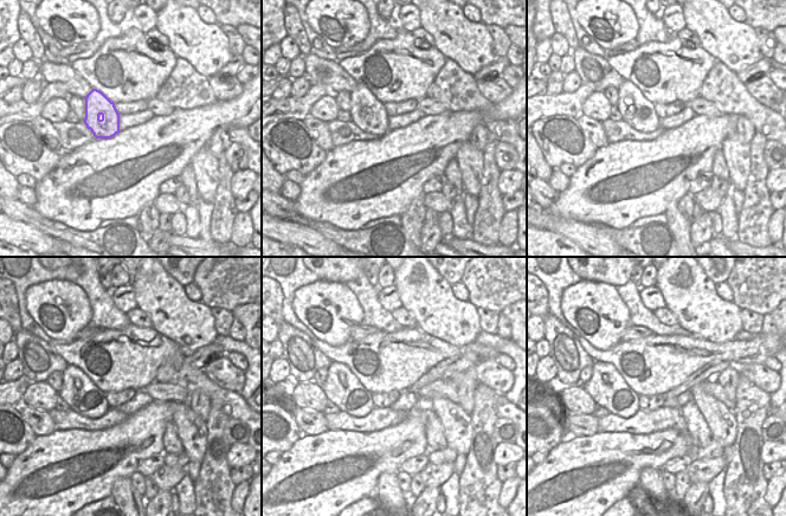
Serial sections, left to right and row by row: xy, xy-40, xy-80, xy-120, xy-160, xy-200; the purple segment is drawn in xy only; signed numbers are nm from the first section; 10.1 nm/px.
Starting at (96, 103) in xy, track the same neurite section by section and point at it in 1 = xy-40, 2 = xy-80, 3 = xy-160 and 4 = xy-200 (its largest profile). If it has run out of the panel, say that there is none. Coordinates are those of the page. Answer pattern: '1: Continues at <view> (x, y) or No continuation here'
1: Continues at xy-40 (363, 102)
2: Continues at xy-80 (619, 131)
3: Continues at xy-160 (341, 387)
4: Continues at xy-200 (607, 387)

